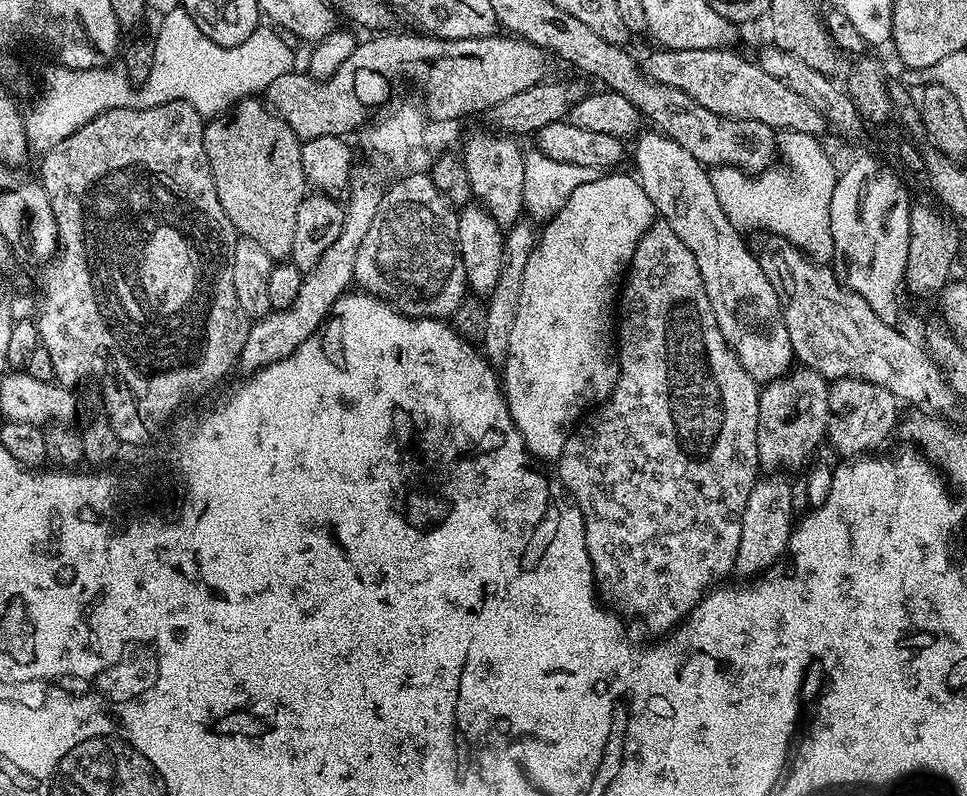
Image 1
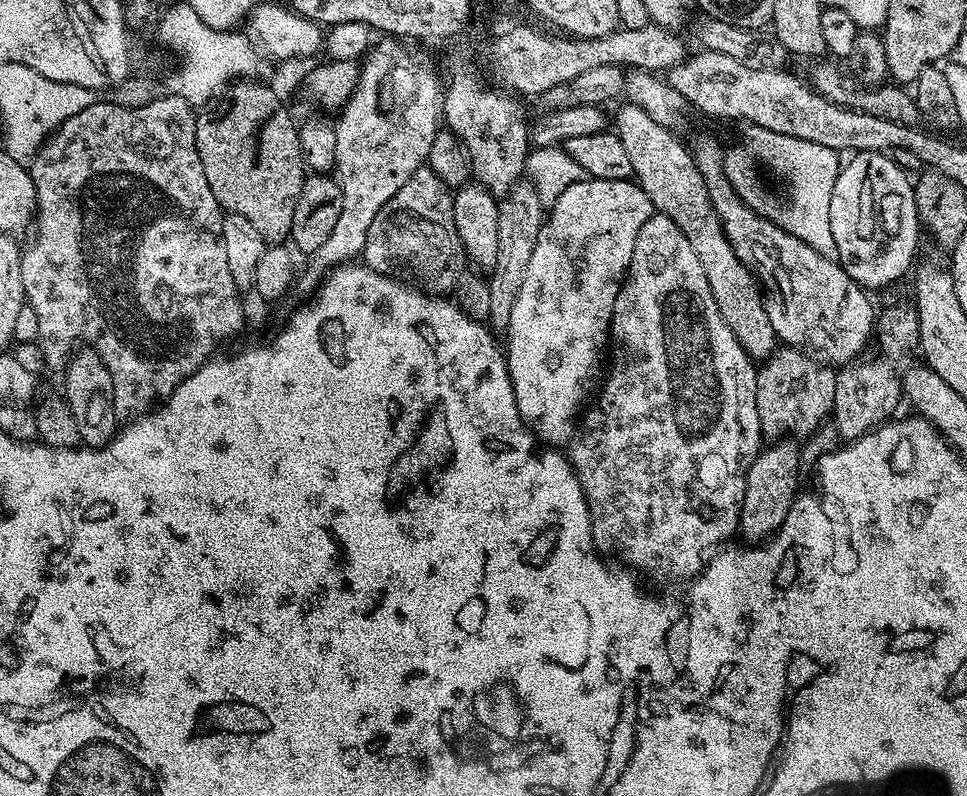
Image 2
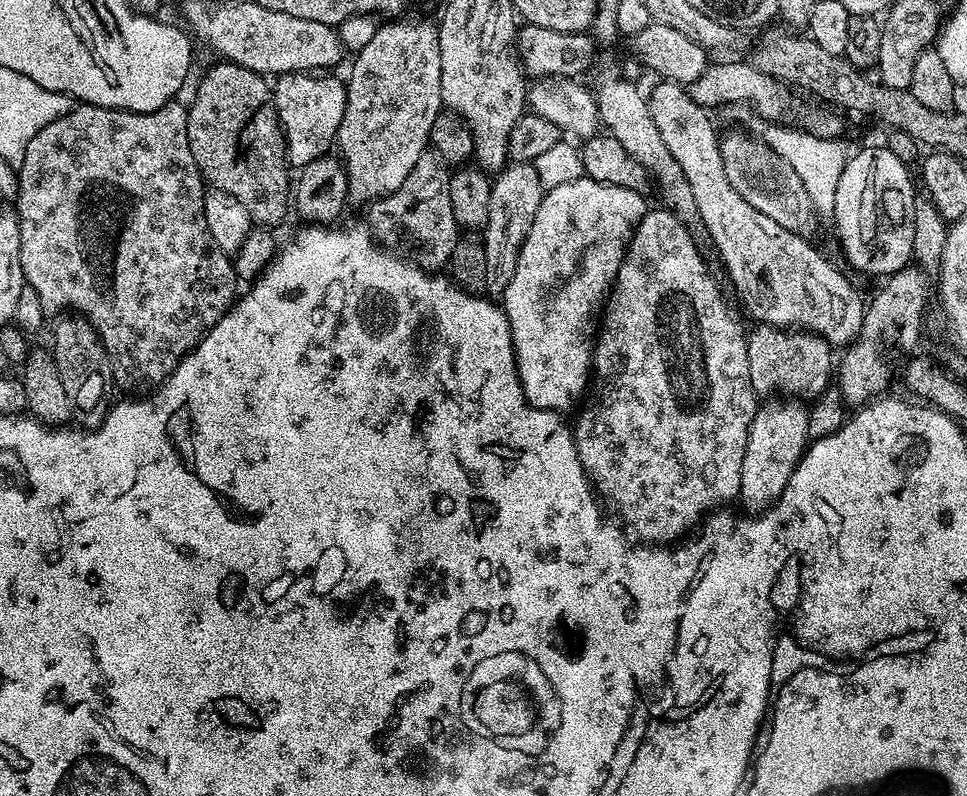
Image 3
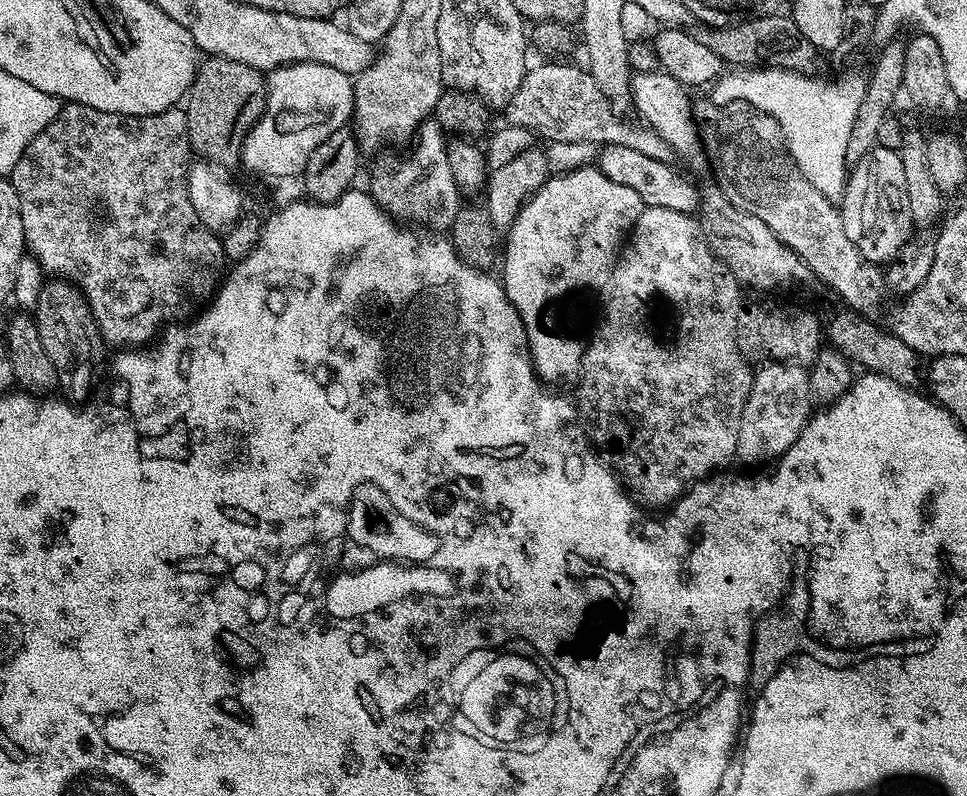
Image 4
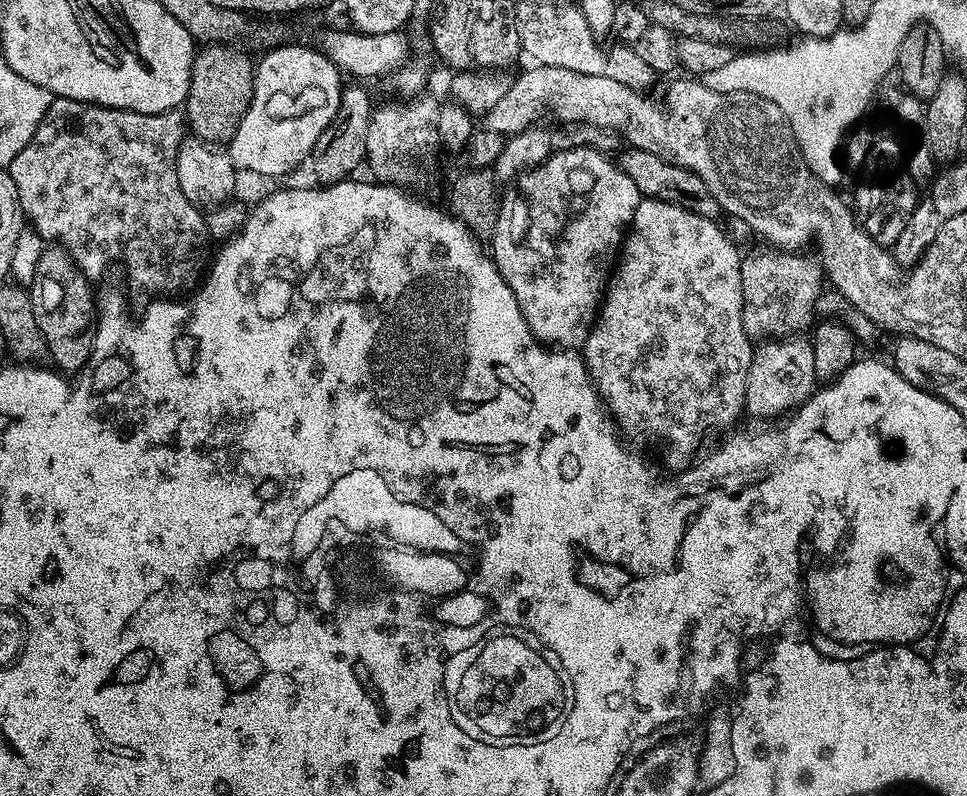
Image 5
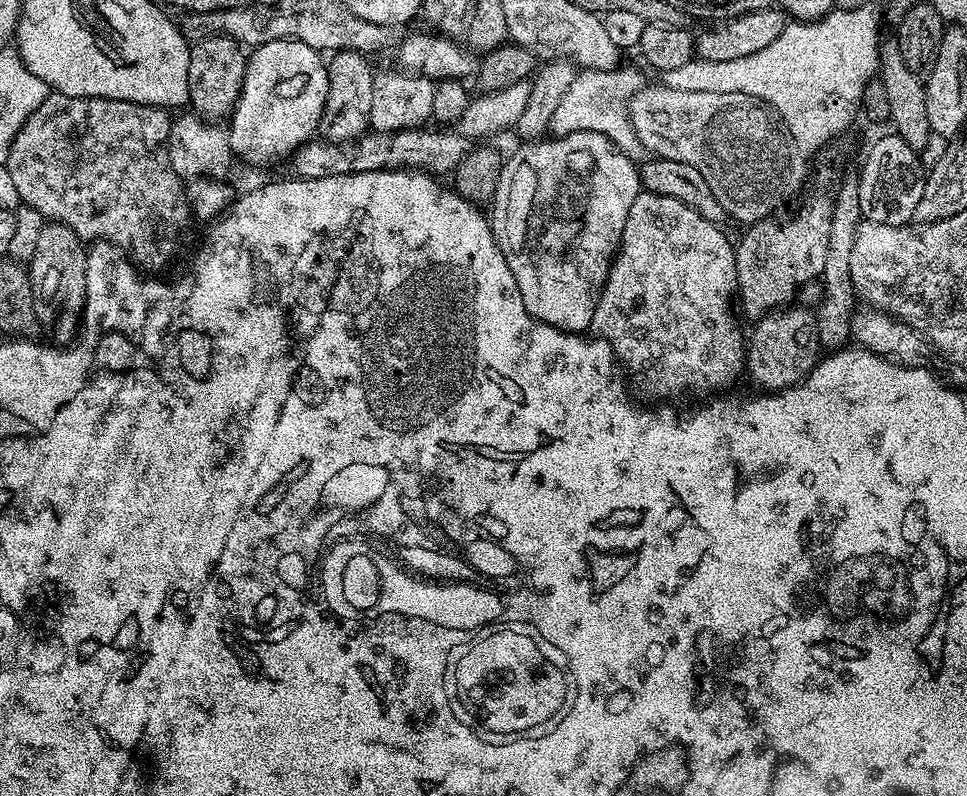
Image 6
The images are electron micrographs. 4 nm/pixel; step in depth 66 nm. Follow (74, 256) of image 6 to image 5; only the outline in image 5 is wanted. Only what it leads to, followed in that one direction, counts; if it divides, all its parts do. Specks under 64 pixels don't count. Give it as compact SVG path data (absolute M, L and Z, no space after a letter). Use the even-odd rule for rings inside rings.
M57 244L45 247L39 256L34 282L29 285L31 306L38 330L46 340L49 359L63 373L77 373L85 367L93 349L95 336L96 298L93 285L64 248Z

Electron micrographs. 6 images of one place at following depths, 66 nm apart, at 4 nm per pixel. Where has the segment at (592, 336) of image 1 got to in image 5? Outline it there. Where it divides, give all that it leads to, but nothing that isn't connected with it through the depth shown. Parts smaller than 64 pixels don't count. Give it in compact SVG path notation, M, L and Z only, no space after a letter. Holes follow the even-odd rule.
M568 148L565 152L553 151L548 159L542 161L536 168L529 168L527 172L517 175L511 186L505 187L499 197L497 210L497 225L490 239L490 255L496 264L496 268L502 274L502 278L514 290L514 298L518 298L518 306L522 310L522 318L530 326L536 339L545 346L551 346L556 350L580 350L583 349L588 335L592 333L592 325L596 322L596 313L600 310L600 301L604 298L604 289L609 275L618 259L618 253L623 245L625 235L634 218L634 210L641 202L640 191L630 178L620 169L619 163L607 160L596 148Z

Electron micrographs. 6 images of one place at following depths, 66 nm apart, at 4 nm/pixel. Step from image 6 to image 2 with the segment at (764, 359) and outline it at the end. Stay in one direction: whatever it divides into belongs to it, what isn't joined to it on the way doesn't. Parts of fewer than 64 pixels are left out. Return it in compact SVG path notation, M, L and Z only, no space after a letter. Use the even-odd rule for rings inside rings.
M781 438L767 446L761 447L760 452L754 458L750 470L746 474L746 494L742 498L742 510L740 511L739 535L745 536L748 542L763 542L782 526L790 506L795 502L800 484L800 458L802 452L791 439Z

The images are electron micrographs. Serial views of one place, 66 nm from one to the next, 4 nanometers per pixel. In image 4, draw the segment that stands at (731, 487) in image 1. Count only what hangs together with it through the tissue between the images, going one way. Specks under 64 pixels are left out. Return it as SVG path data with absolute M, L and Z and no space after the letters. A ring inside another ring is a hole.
M645 208L644 213L638 218L636 225L633 226L620 255L616 257L616 265L602 293L604 305L600 308L600 321L597 322L596 329L593 332L591 329L590 339L587 341L582 354L578 381L580 380L580 392L584 395L585 402L588 403L586 416L590 424L590 419L592 419L593 428L592 424L590 428L591 443L597 449L605 448L606 451L613 452L616 455L615 471L626 485L629 493L645 509L667 509L684 495L689 486L695 484L698 480L713 475L717 470L727 469L724 467L731 460L734 460L736 456L738 426L742 418L744 403L750 394L750 386L754 375L749 361L744 359L744 355L741 354L736 341L736 316L740 313L742 307L740 292L742 293L742 286L736 280L736 276L732 271L720 261L720 257L716 255L716 251L708 243L708 237L701 221L695 215L686 212L666 210L665 208Z

